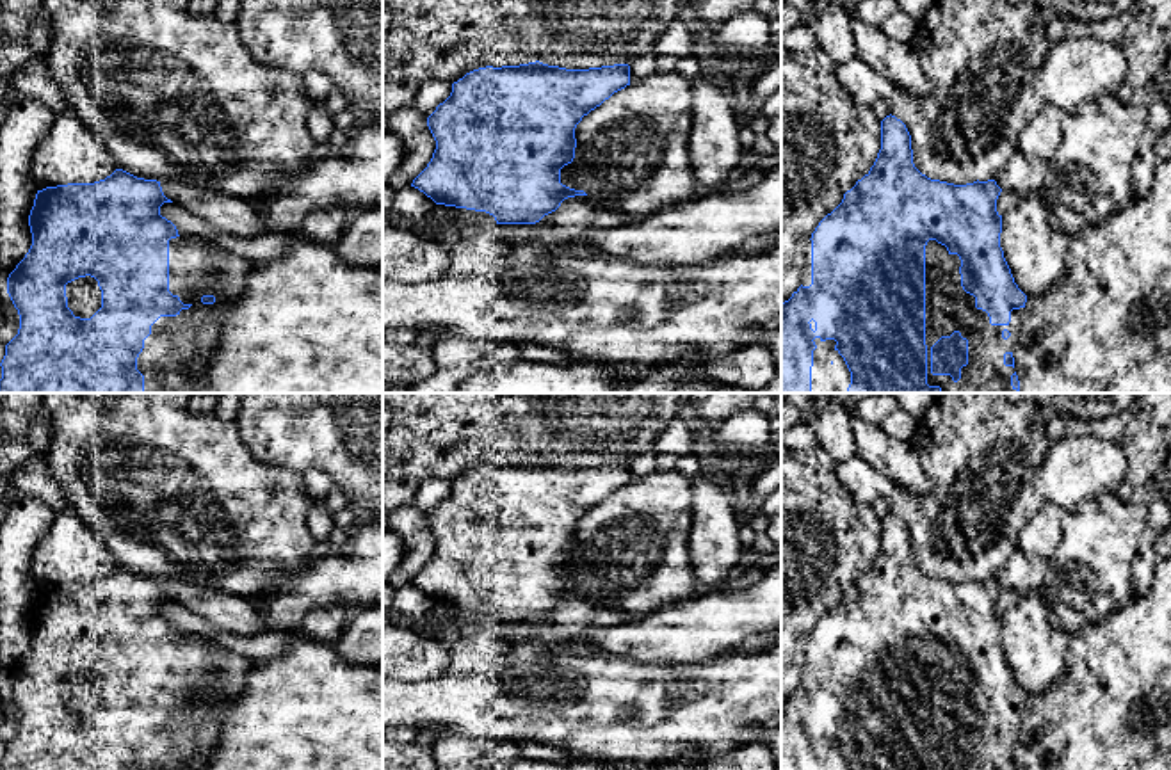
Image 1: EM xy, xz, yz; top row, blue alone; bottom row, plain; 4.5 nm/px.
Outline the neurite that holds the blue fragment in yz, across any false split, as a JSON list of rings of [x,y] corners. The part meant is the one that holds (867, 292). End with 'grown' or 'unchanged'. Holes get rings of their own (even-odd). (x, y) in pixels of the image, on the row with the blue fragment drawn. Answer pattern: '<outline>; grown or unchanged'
[[[895,116],[881,121],[881,149],[870,171],[844,194],[806,244],[801,286],[781,302],[781,393],[1020,393],[1013,352],[1025,315],[1027,295],[1018,288],[1000,247],[1002,215],[995,180],[954,185],[931,180],[913,164],[911,135]]]; grown

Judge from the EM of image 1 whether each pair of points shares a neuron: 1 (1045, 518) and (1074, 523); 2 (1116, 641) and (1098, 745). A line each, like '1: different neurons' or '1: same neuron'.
1: different neurons
2: same neuron

